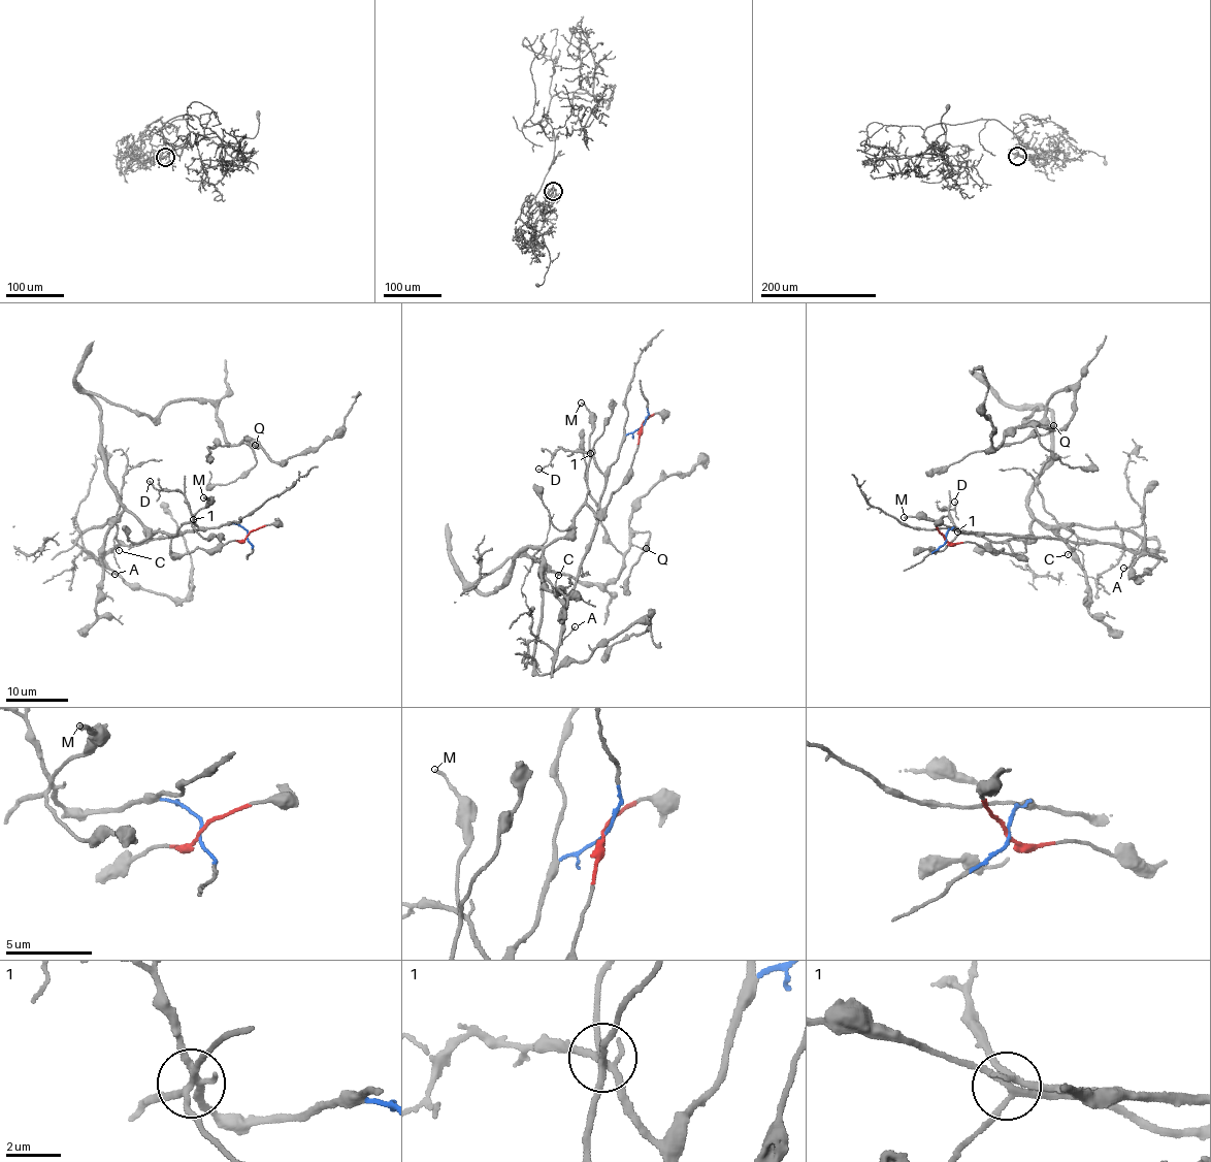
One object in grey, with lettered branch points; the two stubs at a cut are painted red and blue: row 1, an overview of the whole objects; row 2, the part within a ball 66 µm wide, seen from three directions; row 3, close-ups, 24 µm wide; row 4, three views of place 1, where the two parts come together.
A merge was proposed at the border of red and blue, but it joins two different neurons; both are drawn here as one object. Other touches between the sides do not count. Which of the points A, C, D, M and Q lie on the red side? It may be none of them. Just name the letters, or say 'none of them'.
M, Q

